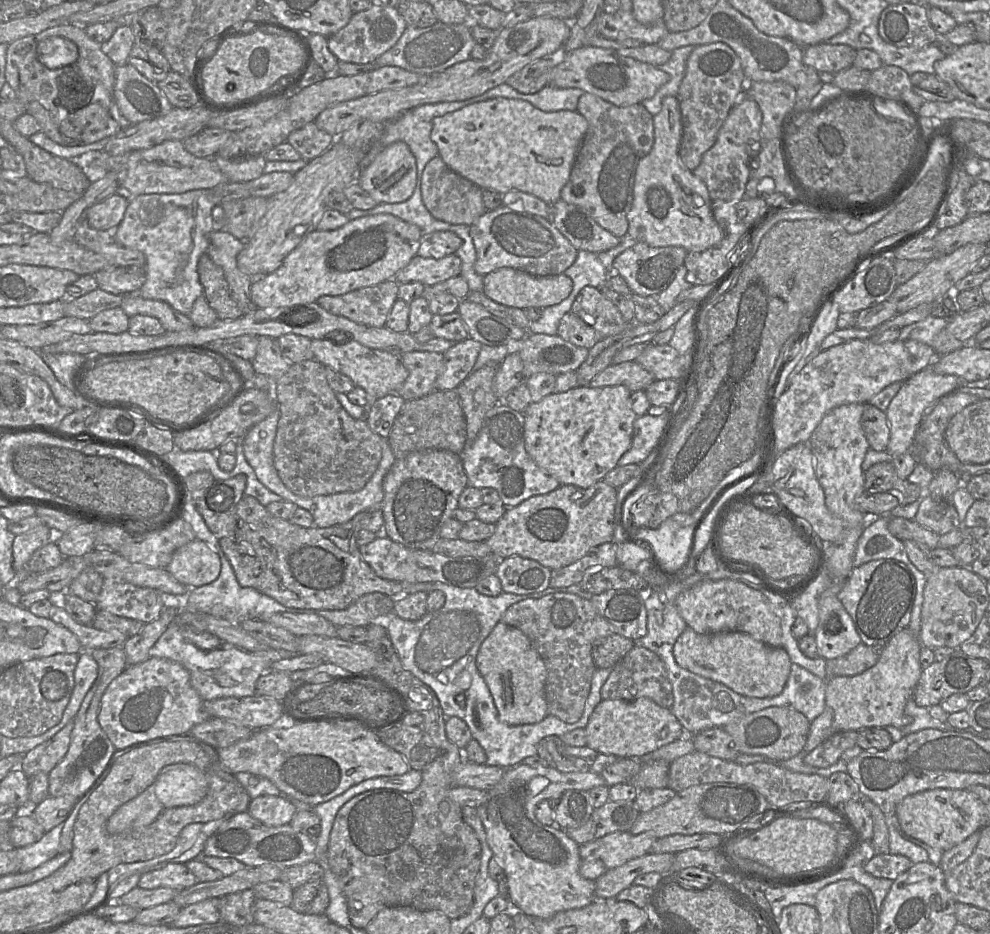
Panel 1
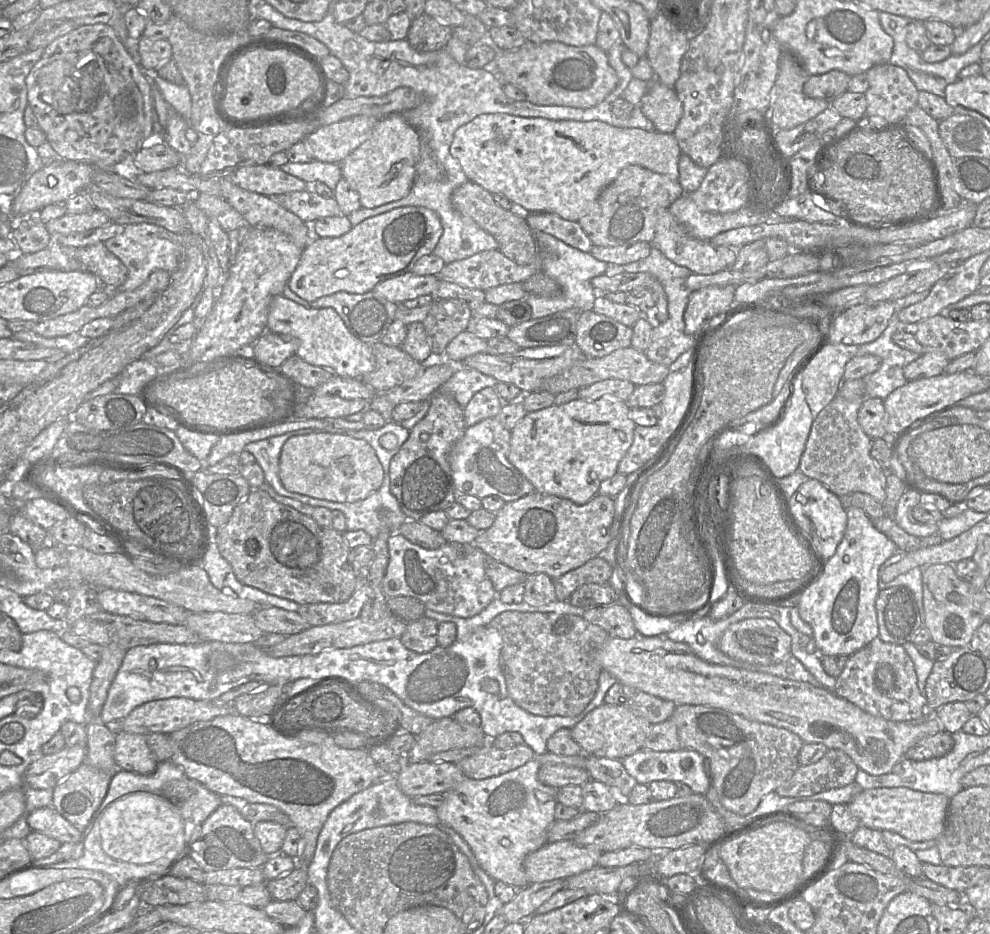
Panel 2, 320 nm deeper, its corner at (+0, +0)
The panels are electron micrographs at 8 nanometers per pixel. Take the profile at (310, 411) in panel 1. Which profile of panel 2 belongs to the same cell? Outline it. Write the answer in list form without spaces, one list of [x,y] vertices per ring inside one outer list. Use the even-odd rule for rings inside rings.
[[[295,354],[288,358],[278,369],[300,386],[311,390],[327,382],[334,375],[326,368],[310,365]]]

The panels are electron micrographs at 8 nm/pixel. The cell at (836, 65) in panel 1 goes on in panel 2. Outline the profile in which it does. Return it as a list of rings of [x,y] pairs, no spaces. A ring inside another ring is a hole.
[[[840,70],[809,76],[803,85],[803,92],[809,98],[820,98],[831,103],[848,91],[850,79],[851,76]]]

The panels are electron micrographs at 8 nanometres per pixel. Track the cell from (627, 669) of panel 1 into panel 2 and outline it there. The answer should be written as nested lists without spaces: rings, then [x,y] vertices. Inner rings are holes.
[[[619,681],[609,688],[604,701],[608,704],[626,706],[651,724],[669,719],[677,707],[673,701],[653,696]]]

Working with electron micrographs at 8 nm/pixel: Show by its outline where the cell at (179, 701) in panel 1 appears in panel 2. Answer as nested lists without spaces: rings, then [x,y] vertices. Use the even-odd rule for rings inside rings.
[[[115,729],[114,759],[118,769],[148,775],[155,772],[158,762],[147,744],[146,735]]]

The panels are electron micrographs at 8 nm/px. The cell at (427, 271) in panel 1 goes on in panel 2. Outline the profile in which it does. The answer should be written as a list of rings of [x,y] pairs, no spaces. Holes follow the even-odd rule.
[[[413,271],[382,281],[373,291],[390,302],[402,305],[420,296],[433,296],[440,281],[438,275],[416,275]]]

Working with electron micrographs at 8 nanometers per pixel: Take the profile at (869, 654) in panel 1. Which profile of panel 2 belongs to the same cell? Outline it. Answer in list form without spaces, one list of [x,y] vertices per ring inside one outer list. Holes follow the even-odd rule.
[[[878,636],[848,657],[842,673],[836,678],[834,693],[873,716],[894,722],[926,720],[935,712],[928,706],[925,695],[918,689],[914,663],[903,646],[884,642]]]

